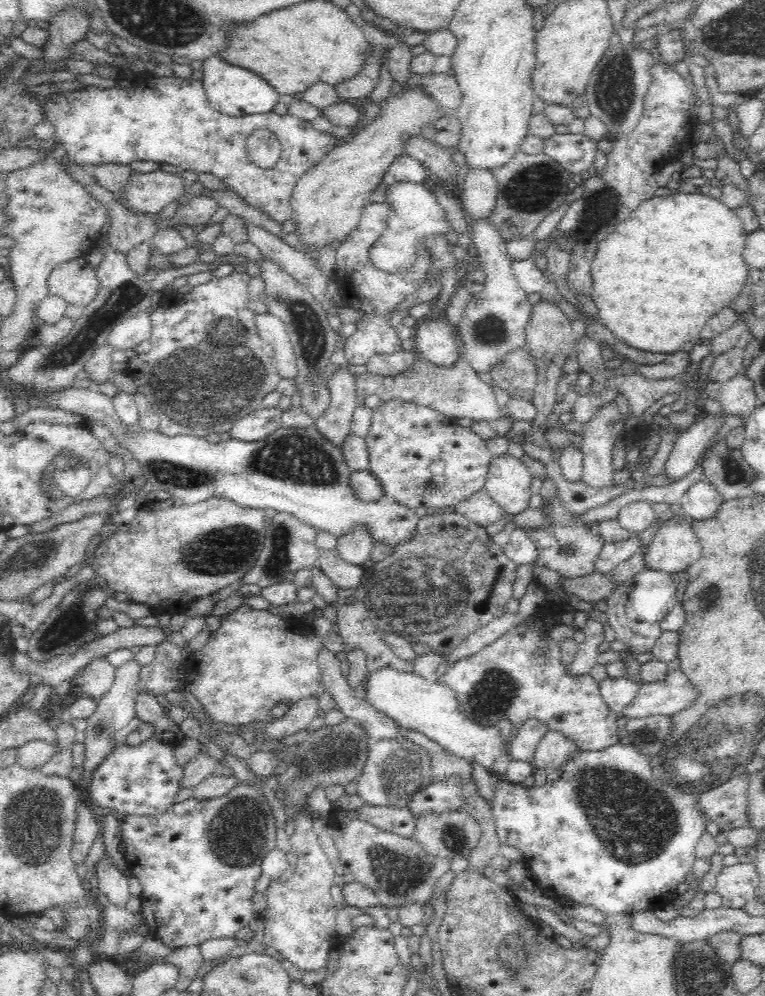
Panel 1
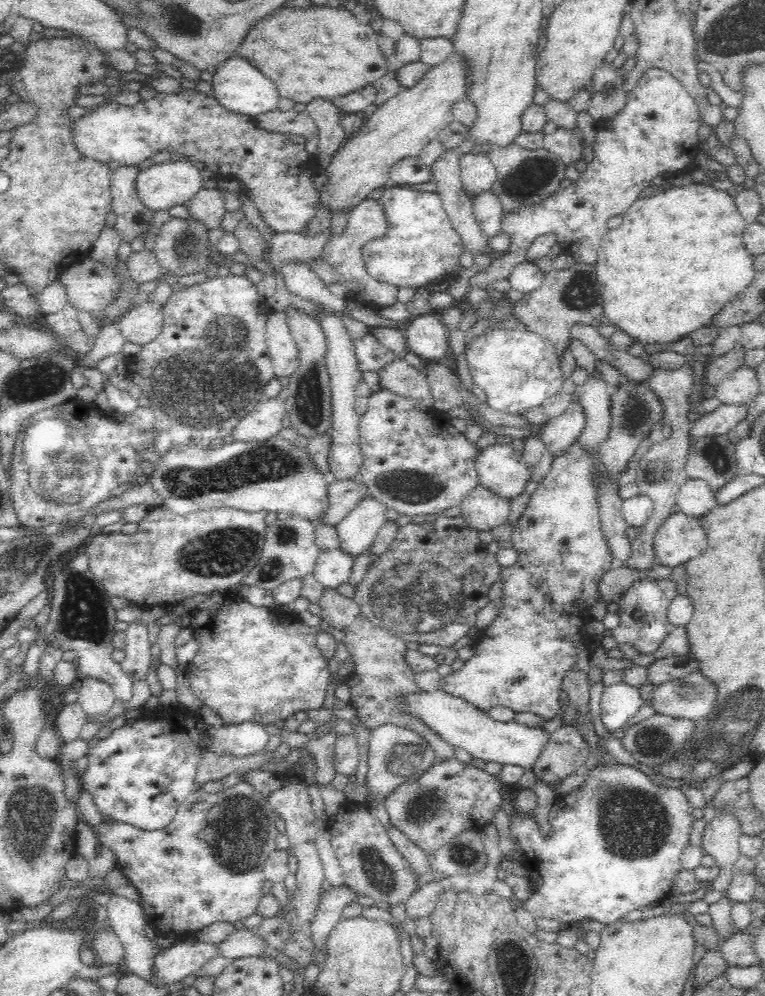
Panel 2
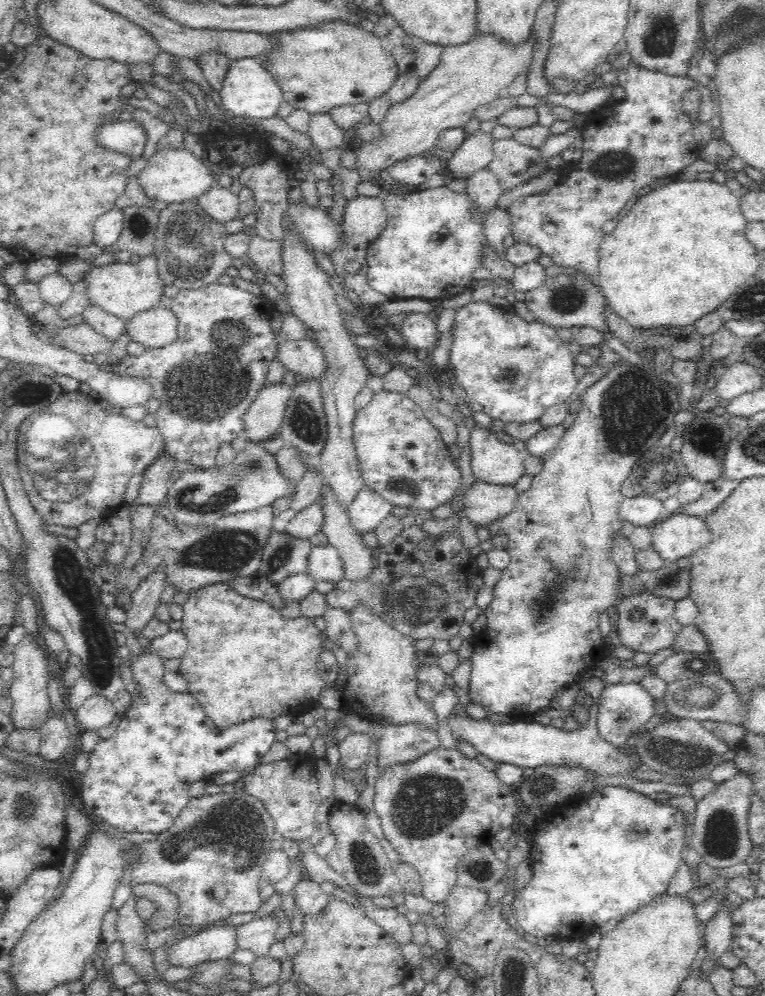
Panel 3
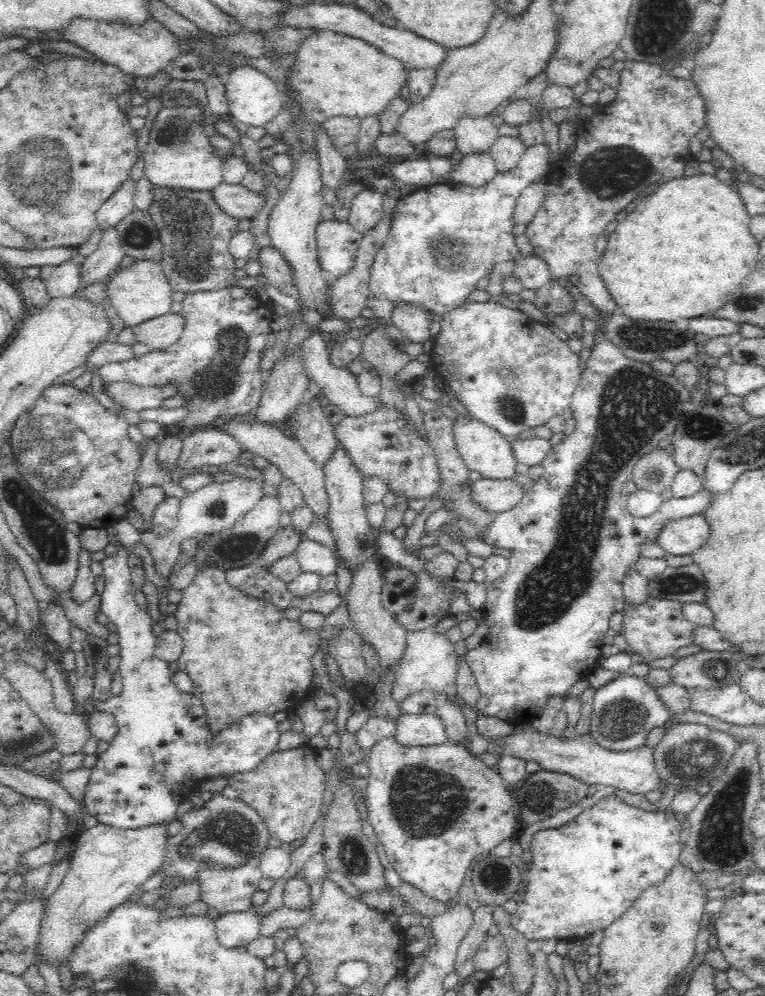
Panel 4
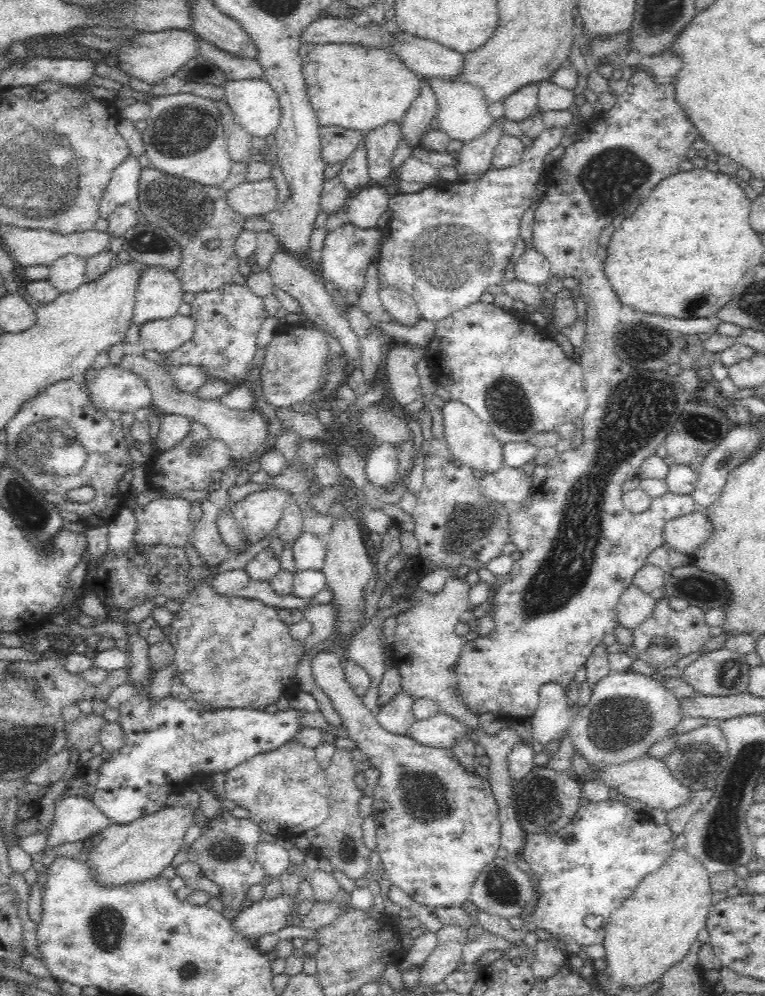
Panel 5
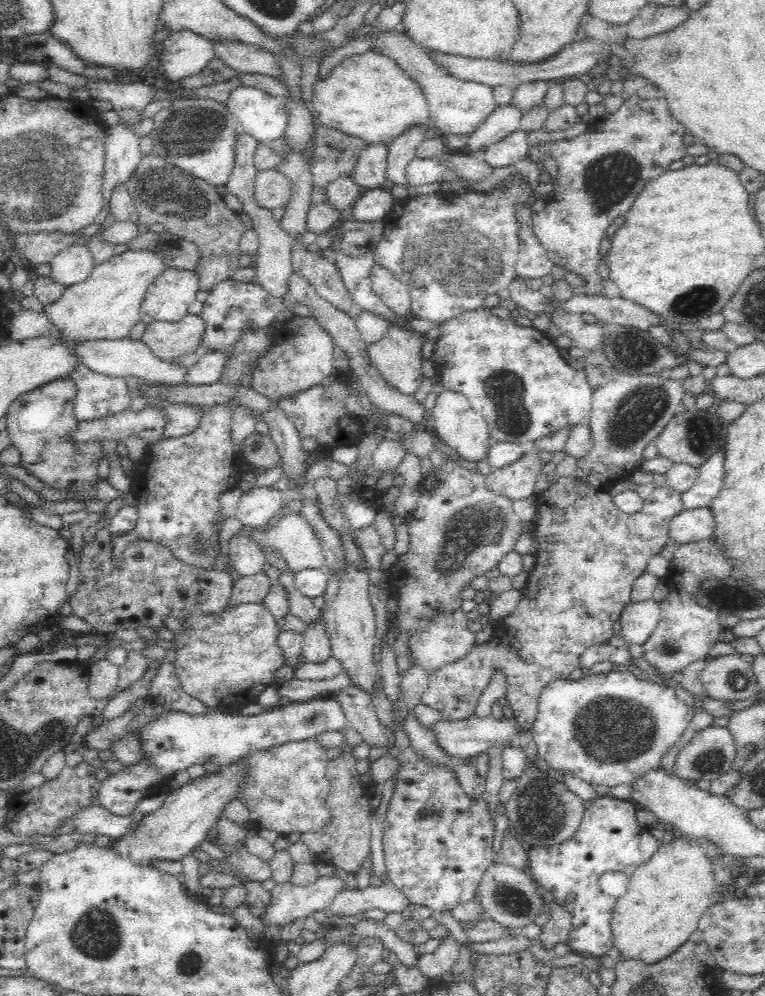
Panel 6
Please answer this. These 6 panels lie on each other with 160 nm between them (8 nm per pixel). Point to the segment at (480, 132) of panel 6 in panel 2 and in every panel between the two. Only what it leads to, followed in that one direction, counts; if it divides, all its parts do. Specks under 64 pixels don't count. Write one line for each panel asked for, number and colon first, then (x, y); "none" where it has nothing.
2: (487, 208)
3: (483, 187)
4: (477, 169)
5: (475, 155)

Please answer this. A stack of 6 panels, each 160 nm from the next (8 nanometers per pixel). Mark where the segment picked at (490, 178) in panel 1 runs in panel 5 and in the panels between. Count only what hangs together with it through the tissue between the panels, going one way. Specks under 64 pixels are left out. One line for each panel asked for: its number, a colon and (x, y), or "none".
2: (477, 171)
3: (476, 151)
4: (473, 133)
5: (462, 113)

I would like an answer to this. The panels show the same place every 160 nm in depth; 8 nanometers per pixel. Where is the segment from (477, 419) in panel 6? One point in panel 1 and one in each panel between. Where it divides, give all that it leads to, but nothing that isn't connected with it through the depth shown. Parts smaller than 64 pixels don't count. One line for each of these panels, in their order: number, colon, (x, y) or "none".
1: (508, 481)
2: (500, 468)
3: (494, 461)
4: (481, 448)
5: (470, 440)

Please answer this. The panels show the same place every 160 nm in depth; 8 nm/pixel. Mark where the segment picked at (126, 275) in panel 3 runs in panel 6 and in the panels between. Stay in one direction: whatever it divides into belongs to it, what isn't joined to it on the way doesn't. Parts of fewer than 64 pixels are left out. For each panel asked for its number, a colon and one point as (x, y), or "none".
4: (139, 292)
5: (158, 294)
6: (168, 298)

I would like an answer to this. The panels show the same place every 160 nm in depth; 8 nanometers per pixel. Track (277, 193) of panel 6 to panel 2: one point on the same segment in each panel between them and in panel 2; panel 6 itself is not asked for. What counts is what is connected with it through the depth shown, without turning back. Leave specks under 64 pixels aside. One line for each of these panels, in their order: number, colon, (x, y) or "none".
2: (207, 206)
3: (220, 203)
4: (237, 201)
5: (252, 198)

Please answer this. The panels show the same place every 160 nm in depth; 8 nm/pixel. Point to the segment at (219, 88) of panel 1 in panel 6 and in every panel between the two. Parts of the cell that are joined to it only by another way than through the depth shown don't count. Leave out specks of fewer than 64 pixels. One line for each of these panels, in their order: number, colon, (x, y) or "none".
2: (239, 86)
3: (249, 90)
4: (254, 100)
5: (255, 104)
6: (265, 117)

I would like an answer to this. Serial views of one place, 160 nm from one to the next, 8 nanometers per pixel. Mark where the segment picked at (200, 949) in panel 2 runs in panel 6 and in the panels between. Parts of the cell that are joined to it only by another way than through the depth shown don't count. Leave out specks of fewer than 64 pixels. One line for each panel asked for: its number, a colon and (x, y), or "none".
3: (216, 942)
4: (234, 929)
5: (269, 915)
6: (290, 902)

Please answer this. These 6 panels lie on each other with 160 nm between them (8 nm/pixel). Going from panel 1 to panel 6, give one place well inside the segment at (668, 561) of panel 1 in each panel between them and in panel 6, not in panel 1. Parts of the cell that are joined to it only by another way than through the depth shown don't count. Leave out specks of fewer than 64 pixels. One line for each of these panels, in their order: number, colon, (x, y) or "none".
2: (681, 536)
3: (678, 536)
4: (683, 536)
5: (685, 533)
6: (698, 524)

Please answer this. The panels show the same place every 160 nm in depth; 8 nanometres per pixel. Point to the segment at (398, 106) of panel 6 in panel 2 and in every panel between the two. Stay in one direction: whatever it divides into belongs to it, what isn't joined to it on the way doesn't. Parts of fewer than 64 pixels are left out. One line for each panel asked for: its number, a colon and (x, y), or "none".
2: (320, 52)
3: (335, 64)
4: (335, 75)
5: (358, 88)

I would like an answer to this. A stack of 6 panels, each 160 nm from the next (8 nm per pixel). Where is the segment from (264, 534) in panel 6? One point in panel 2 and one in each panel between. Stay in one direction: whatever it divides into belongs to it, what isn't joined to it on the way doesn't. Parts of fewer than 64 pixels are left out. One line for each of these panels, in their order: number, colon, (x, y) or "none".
2: (333, 567)
3: (324, 563)
4: (312, 556)
5: (309, 552)

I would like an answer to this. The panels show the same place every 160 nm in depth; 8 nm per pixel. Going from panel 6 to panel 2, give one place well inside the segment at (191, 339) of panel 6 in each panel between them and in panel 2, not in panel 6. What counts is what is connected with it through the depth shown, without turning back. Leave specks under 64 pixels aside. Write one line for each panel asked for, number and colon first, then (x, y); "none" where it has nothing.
2: (141, 325)
3: (157, 327)
4: (158, 333)
5: (163, 335)

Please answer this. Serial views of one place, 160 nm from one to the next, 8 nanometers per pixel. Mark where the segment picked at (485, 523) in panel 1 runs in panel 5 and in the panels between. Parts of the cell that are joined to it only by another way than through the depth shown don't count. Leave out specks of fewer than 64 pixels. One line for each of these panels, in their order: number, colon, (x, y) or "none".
2: (483, 510)
3: (483, 502)
4: (497, 496)
5: (508, 484)

